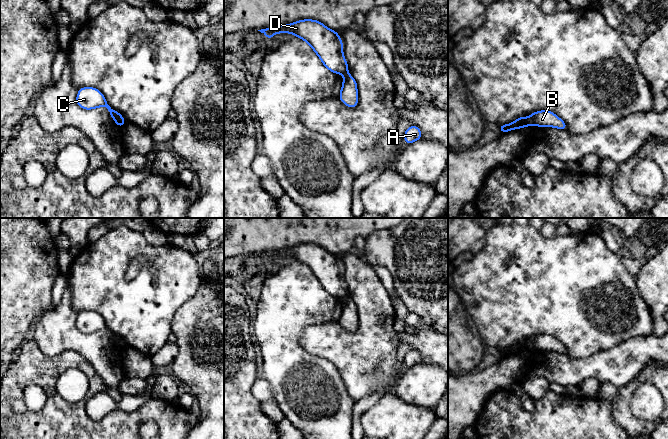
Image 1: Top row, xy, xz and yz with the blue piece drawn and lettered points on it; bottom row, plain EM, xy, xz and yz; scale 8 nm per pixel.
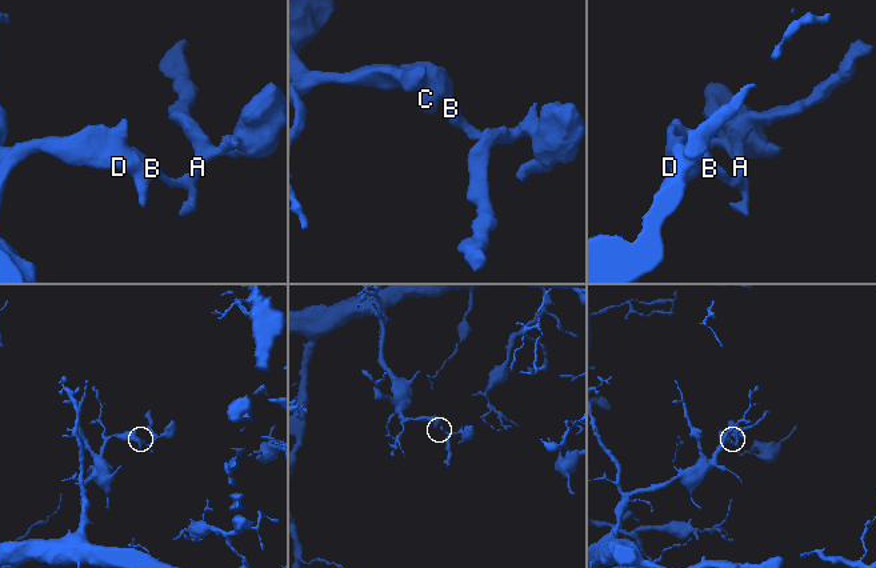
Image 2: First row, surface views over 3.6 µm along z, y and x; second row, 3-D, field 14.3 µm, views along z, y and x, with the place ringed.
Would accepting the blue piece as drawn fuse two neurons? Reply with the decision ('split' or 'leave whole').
split

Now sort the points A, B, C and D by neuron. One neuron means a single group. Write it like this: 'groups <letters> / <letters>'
groups A B / C D

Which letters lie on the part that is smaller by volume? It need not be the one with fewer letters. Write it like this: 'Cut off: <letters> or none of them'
Cut off: A, B

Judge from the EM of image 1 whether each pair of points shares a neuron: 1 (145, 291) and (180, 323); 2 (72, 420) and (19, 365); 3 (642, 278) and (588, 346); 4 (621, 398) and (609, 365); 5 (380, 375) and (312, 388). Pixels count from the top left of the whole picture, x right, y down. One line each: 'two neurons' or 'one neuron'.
1: two neurons
2: one neuron
3: two neurons
4: two neurons
5: two neurons

